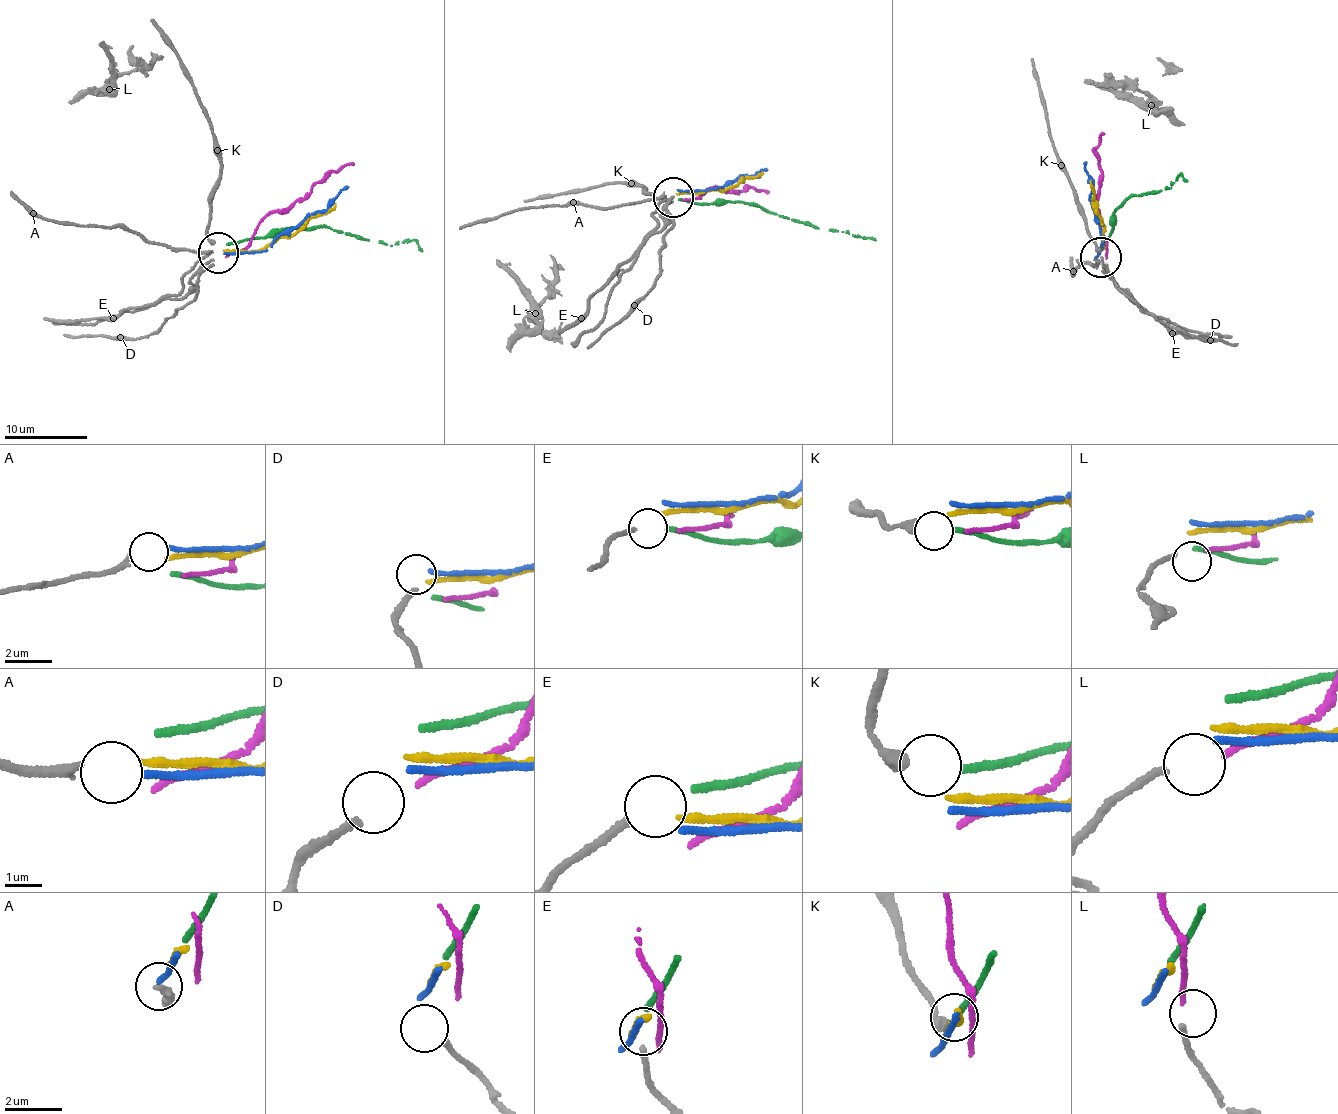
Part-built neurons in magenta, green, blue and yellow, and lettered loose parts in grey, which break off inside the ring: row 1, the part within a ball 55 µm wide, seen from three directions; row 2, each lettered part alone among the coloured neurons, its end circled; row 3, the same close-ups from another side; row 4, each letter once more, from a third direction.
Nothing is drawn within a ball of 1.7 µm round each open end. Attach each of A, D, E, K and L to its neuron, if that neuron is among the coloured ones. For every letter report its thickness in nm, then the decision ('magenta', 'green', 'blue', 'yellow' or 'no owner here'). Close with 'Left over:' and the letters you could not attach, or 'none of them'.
A: 240 nm thick; no owner here
D: 220 nm thick; no owner here
E: 200 nm thick; no owner here
K: 360 nm thick; green
L: 200 nm thick; magenta
Left over: A, D, E

